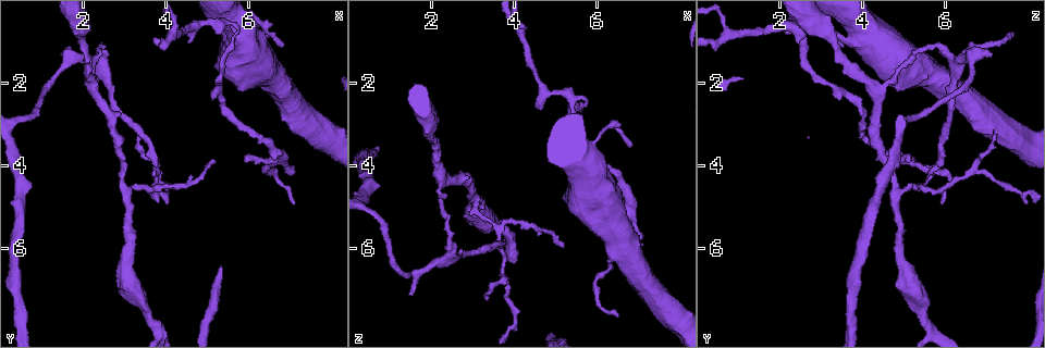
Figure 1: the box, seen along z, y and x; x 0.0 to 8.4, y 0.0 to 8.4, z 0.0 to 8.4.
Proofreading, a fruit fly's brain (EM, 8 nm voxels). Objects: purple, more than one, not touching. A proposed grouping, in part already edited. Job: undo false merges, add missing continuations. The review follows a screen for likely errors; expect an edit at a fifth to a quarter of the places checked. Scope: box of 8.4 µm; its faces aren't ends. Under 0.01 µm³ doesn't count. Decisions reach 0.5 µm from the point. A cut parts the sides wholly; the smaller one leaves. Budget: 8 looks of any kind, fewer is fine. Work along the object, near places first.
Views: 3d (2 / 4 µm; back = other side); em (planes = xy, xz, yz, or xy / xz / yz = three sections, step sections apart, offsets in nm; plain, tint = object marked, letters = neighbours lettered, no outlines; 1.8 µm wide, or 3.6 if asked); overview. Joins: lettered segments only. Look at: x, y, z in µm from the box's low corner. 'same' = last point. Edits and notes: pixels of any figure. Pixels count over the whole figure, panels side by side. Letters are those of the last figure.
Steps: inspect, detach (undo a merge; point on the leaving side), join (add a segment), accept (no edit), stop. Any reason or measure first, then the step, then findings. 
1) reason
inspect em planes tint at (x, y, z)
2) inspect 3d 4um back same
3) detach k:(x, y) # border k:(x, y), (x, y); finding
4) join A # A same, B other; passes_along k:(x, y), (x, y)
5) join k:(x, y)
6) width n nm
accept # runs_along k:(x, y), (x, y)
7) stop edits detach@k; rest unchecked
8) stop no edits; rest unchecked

abrupt turn
inspect em planes tint at (5.60, 0.90, 3.60)

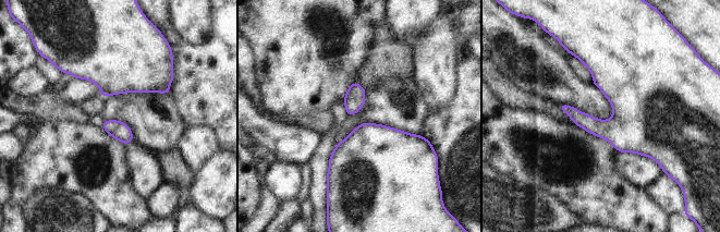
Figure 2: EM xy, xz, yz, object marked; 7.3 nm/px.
inspect em planes letters same

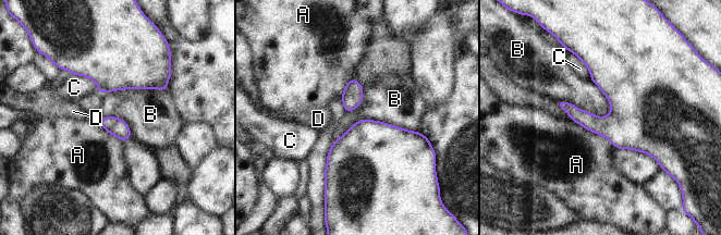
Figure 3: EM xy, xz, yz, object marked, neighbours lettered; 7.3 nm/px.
width 140 nm
accept # A other, B other, C other, D other; border 3:(555, 101), (596, 115), (611, 111); one cell here

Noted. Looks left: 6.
abrupt turn
inspect 3d 2um at (2.20, 2.10, 4.35)

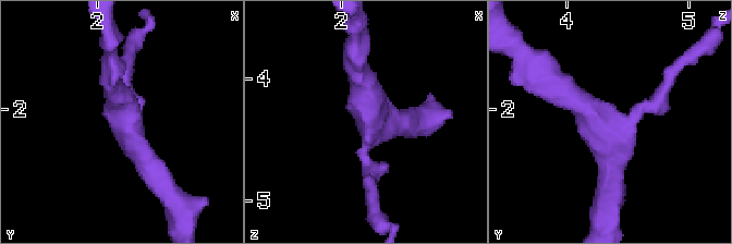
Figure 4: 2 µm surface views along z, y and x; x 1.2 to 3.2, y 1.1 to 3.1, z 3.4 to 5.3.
arms 3
inspect em yz step 8 tint at (2.24, 2.16, 4.34)

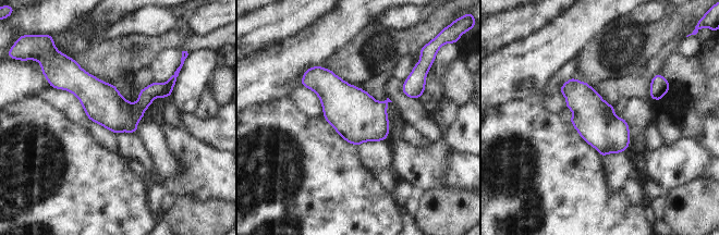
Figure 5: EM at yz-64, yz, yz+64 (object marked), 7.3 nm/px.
inspect em yz step 8 letters same

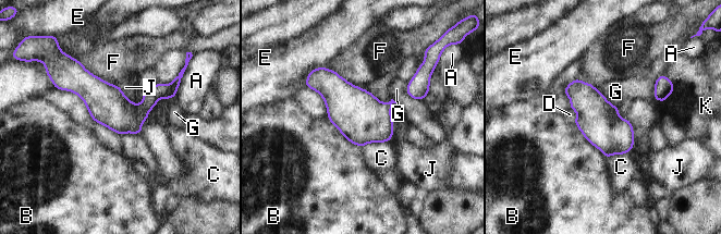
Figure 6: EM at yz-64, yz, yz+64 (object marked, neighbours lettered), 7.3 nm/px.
longest_contact B 380 nm
accept # A other, B other, C other, D other, E other, F other, G other, J other, K other; runs_along 6:(68, 77), (112, 109), (141, 109), (174, 87); one cell here

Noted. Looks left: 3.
an open end
inspect em planes letters at (3.40, 3.20, 7.20)

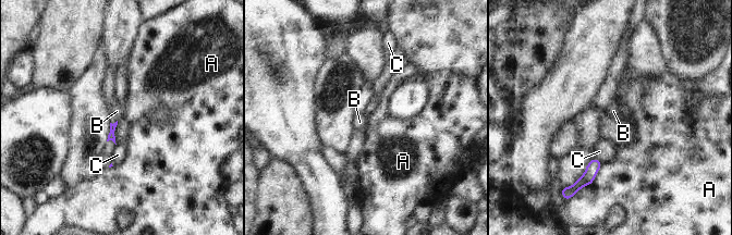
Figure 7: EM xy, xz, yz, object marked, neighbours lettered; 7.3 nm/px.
join B # A other, B same, C other; passes_along 7:(111, 136), (113, 123), (117, 111); the cell continues

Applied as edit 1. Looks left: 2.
stop edits join@7; rest unchecked

